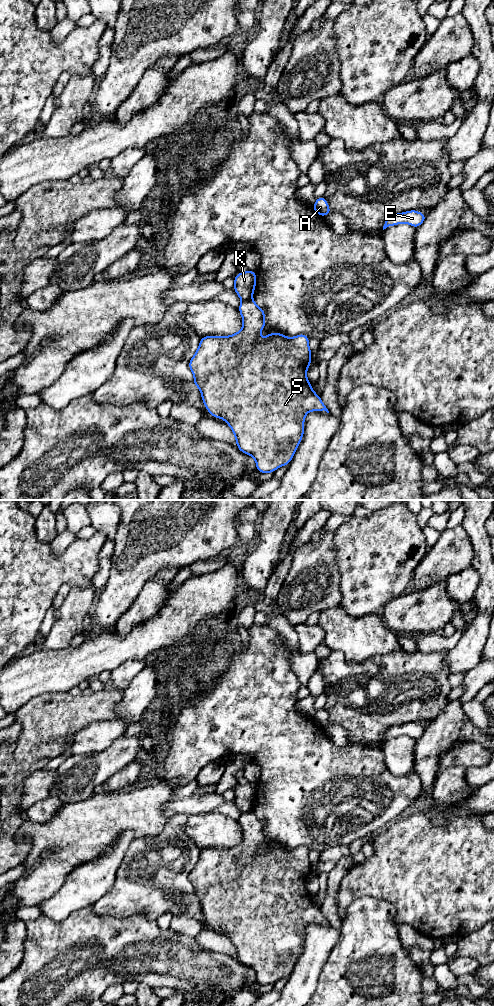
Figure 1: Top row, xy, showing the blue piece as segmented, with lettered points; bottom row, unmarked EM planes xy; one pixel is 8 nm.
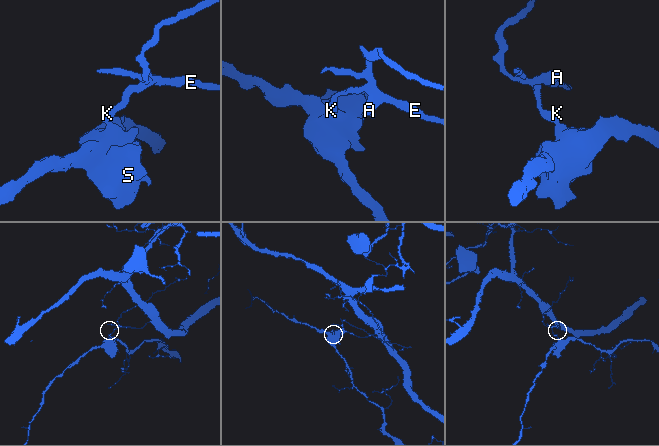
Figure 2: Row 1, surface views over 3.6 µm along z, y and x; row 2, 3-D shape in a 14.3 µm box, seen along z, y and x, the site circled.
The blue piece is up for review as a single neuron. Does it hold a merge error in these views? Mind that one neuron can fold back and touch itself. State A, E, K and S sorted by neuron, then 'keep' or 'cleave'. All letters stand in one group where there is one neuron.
groups A E K / S; cleave

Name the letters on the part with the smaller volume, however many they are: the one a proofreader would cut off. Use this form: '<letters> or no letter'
S

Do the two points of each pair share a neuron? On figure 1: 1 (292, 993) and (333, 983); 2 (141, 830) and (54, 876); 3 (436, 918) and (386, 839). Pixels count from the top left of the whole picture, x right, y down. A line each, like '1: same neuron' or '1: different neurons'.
1: different neurons
2: same neuron
3: same neuron

